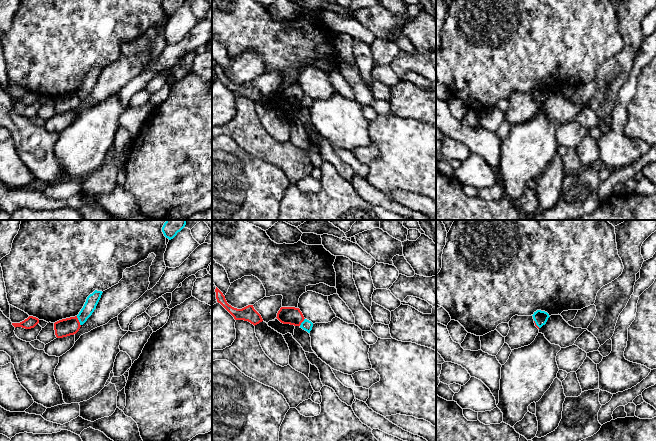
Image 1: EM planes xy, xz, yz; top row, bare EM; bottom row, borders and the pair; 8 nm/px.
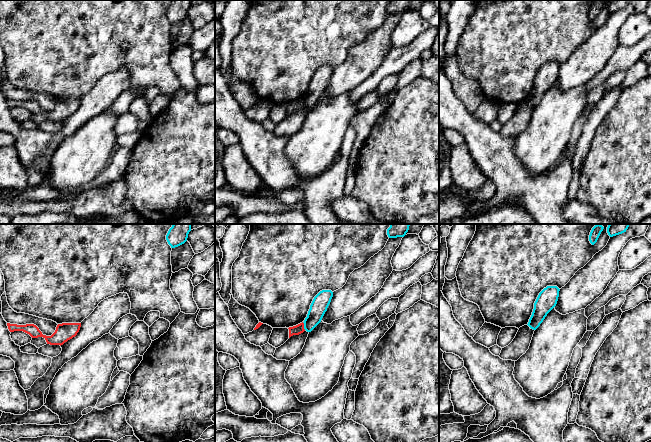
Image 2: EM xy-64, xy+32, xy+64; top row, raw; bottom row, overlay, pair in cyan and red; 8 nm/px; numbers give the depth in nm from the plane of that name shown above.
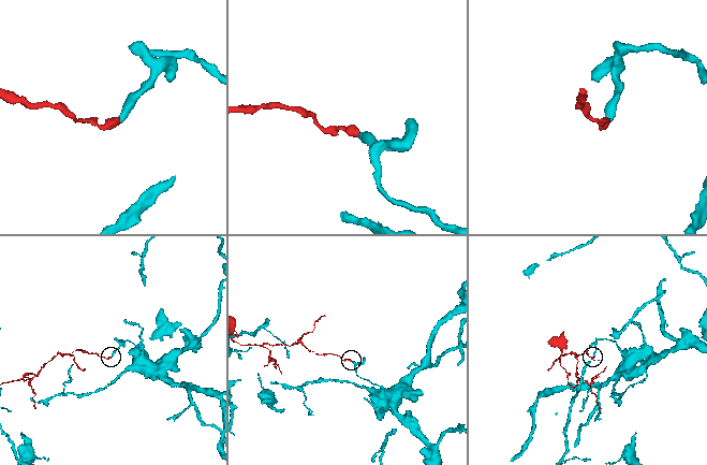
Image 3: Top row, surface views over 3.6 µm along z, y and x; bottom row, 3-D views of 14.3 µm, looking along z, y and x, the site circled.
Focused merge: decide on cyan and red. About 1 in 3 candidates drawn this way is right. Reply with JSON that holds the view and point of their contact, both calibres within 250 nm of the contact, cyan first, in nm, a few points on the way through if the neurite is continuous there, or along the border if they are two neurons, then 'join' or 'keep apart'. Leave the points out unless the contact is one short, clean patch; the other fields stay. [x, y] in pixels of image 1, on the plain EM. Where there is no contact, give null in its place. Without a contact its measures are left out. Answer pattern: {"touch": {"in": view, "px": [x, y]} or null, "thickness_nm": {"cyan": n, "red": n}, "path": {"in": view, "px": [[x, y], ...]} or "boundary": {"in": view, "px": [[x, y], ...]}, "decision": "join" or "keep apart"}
{"touch": {"in": "xy", "px": [79, 97]}, "thickness_nm": {"cyan": 100, "red": 140}, "boundary": {"in": "xy", "px": [[76, 92], [80, 101]]}, "decision": "keep apart"}

